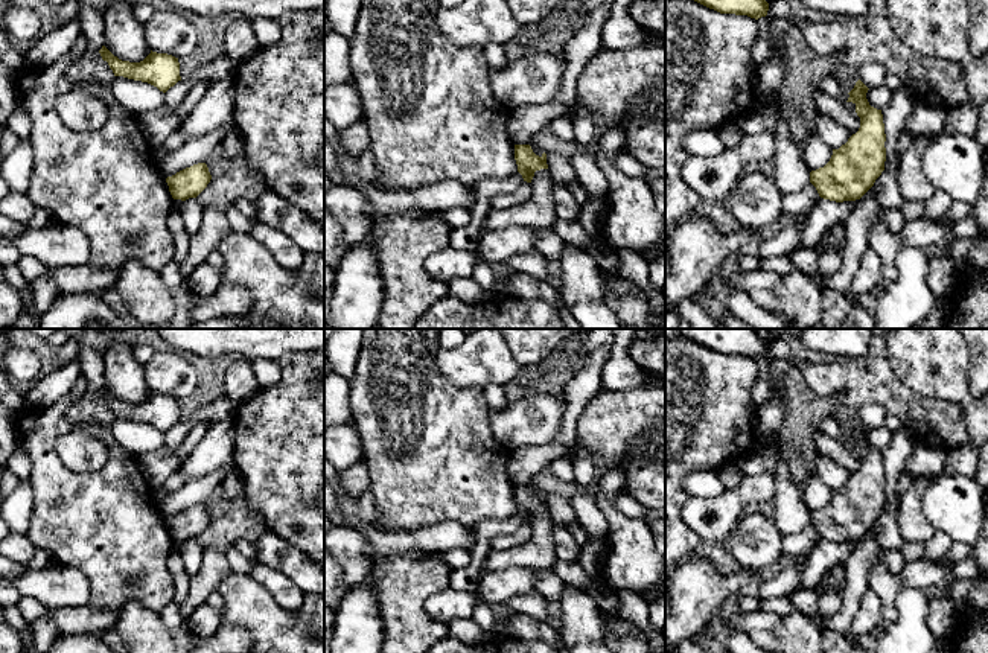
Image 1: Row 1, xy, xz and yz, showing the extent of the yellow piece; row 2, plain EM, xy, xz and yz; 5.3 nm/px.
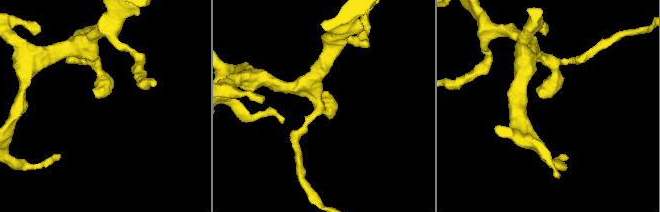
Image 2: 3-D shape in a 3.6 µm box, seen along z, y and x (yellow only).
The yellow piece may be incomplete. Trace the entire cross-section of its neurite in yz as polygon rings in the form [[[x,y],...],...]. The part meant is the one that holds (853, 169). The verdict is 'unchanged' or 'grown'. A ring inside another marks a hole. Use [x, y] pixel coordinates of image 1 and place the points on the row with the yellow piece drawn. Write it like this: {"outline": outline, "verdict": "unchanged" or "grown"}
{"outline": [[[859,79],[846,102],[856,105],[860,128],[845,145],[833,149],[830,161],[810,172],[810,183],[824,199],[860,199],[884,170],[886,134],[881,110],[869,105],[868,87]]], "verdict": "unchanged"}

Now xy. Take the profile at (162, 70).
{"outline": [[[102,46],[99,53],[108,62],[114,76],[148,82],[163,93],[181,81],[178,58],[172,55],[151,50],[143,61],[129,62],[114,56],[105,46]]], "verdict": "unchanged"}

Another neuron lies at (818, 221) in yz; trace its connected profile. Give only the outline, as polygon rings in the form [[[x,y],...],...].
[[[821,198],[801,227],[801,248],[813,248],[831,225],[846,222],[859,202],[860,199],[836,202]]]

